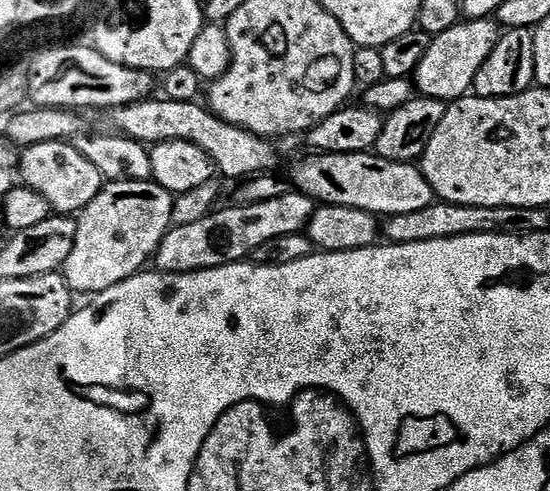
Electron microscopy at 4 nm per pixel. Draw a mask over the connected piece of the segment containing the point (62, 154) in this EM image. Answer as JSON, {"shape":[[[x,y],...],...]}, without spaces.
{"shape":[[[63,140],[38,142],[38,146],[23,149],[18,156],[18,176],[23,187],[34,190],[48,199],[49,204],[52,205],[53,213],[56,214],[79,214],[83,212],[85,206],[90,202],[94,202],[94,198],[106,183],[103,174],[94,166],[94,163],[90,162],[88,158],[84,158],[72,142]]]}

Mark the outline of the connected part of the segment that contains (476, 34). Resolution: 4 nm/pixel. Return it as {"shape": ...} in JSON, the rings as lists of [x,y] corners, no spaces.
{"shape":[[[495,19],[470,20],[456,24],[446,34],[432,37],[430,50],[422,62],[418,62],[414,73],[414,88],[421,96],[429,96],[435,100],[451,102],[460,100],[472,92],[472,83],[482,70],[482,62],[490,58],[490,50],[500,40],[502,29]]]}

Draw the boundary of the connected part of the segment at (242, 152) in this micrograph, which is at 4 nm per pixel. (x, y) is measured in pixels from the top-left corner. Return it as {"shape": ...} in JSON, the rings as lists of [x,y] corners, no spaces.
{"shape":[[[145,98],[111,109],[112,124],[117,133],[145,146],[155,146],[162,142],[190,142],[198,146],[212,159],[213,169],[224,176],[242,176],[248,178],[255,174],[268,174],[276,164],[276,152],[272,149],[273,141],[263,136],[247,132],[245,128],[234,126],[220,120],[203,103],[174,102],[163,98]]]}

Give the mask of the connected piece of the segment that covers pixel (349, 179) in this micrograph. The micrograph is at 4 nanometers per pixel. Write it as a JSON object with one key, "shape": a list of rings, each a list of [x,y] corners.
{"shape":[[[326,152],[323,154],[308,154],[301,164],[296,164],[290,174],[295,191],[304,193],[311,200],[320,204],[334,206],[350,206],[354,210],[366,210],[370,214],[387,218],[398,214],[411,214],[434,203],[432,187],[426,182],[424,173],[412,162],[394,162],[372,152]]]}

